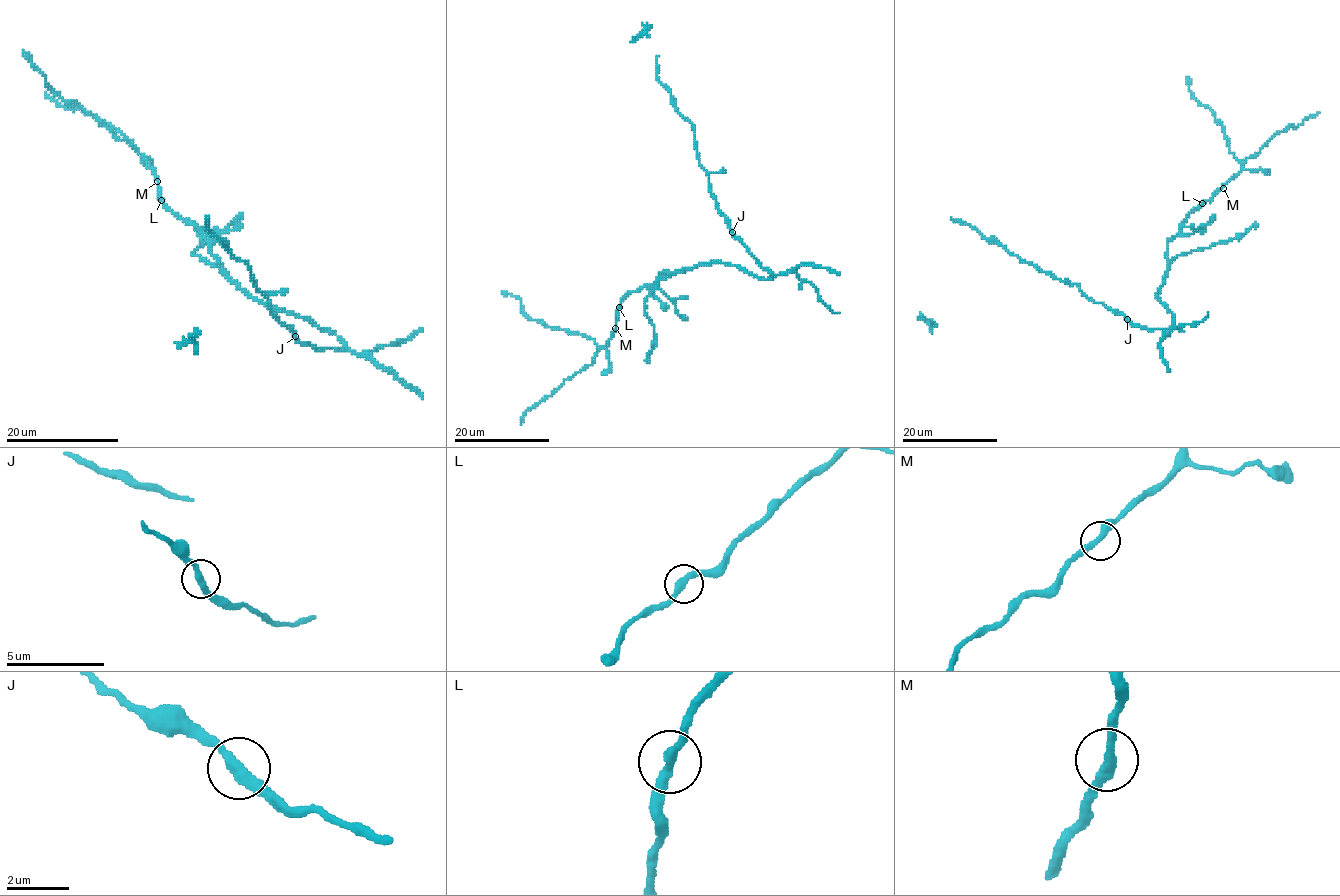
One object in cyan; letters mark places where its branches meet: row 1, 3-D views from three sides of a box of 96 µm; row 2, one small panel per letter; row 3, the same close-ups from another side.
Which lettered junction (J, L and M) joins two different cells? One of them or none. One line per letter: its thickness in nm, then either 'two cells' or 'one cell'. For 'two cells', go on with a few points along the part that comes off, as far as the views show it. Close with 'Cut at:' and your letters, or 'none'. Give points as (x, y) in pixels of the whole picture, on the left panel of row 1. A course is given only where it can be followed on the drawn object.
J: 320 nm | one cell
L: 320 nm | one cell
M: 320 nm | one cell
Cut at: none

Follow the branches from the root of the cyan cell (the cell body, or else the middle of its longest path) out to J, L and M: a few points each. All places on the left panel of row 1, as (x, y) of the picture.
J: (334, 333), (343, 349), (316, 349), (303, 344), (295, 336)
L: (334, 333), (250, 298), (220, 267), (202, 233), (180, 219), (161, 200)
M: (334, 333), (250, 298), (220, 267), (220, 261), (211, 250), (211, 243), (202, 233), (164, 205), (157, 181)

